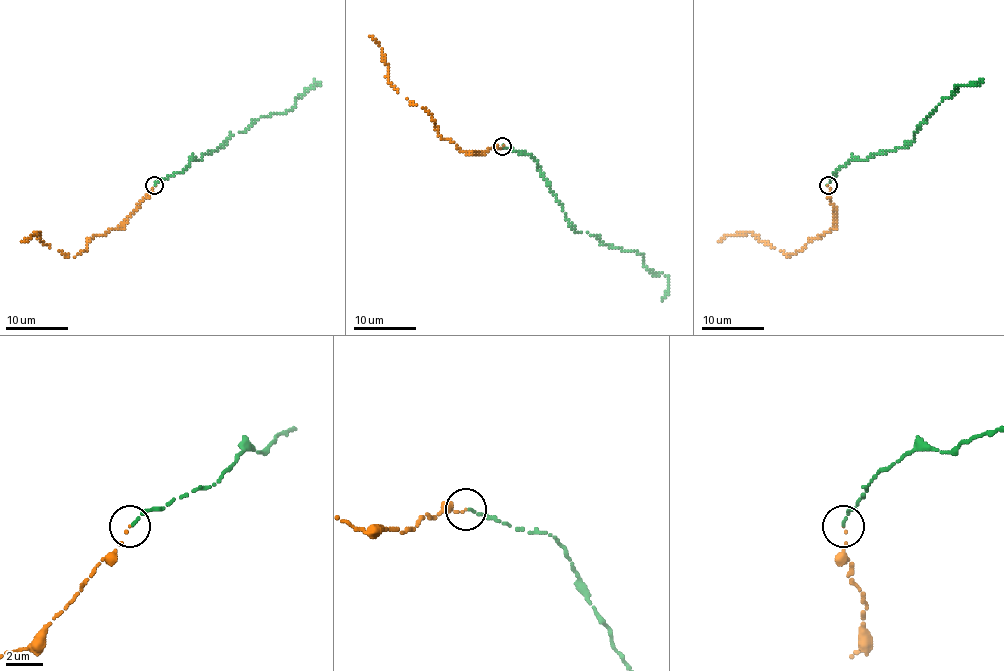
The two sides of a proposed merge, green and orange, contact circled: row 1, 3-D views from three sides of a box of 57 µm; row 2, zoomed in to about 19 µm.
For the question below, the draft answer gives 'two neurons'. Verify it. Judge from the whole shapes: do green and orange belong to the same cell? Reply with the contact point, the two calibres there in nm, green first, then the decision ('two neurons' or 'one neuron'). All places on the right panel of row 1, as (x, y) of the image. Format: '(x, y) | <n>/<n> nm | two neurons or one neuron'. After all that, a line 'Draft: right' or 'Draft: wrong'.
(828, 185) | 150/110 nm | one neuron
Draft: wrong

